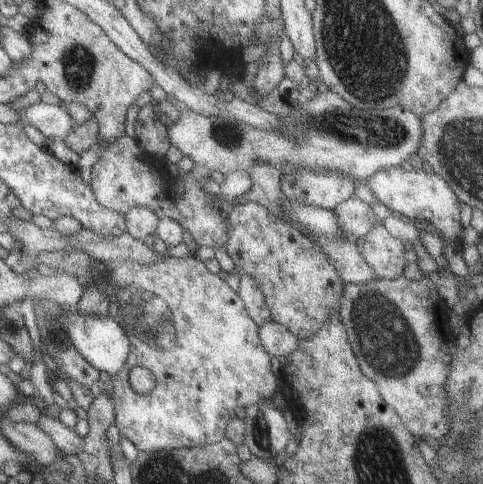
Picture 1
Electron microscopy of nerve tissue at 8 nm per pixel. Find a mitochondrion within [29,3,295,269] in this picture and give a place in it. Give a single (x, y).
(77, 61)

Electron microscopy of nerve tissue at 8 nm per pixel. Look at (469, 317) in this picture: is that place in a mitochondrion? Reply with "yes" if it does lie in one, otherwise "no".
no

